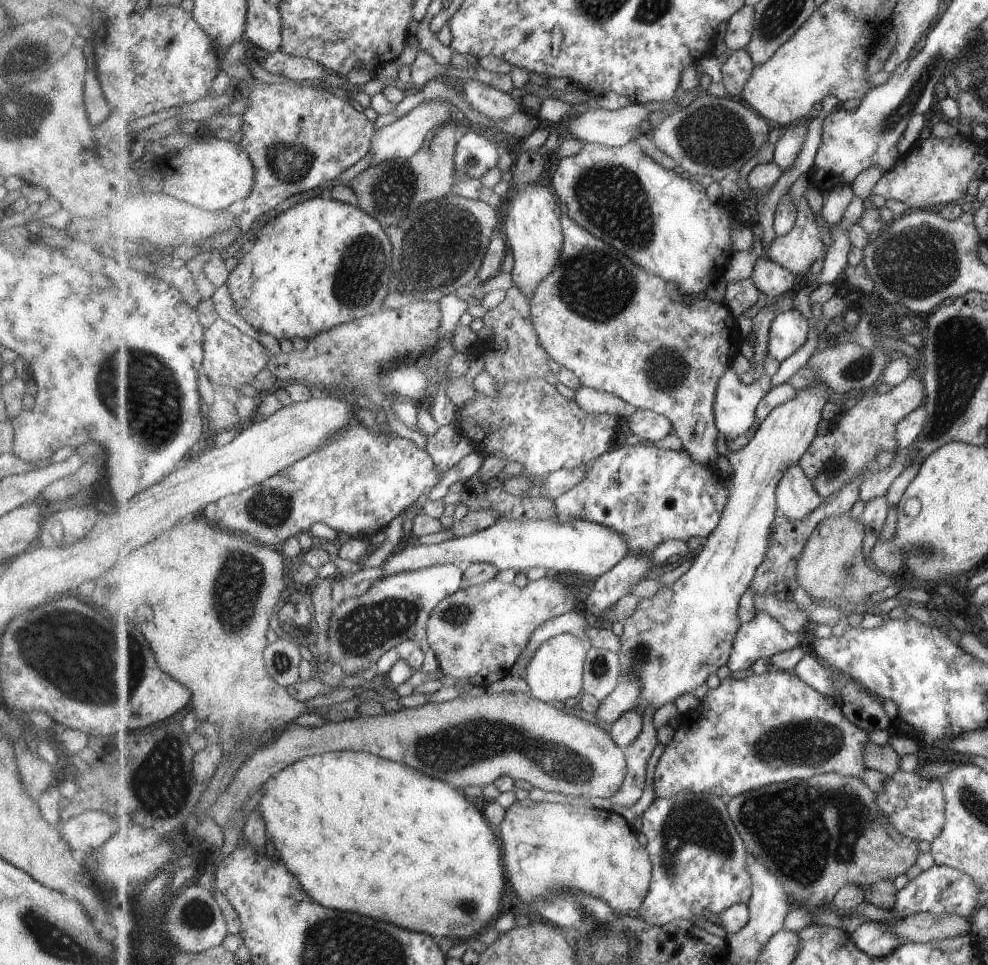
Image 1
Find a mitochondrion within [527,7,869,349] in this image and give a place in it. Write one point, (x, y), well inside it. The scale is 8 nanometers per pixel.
(611, 200)

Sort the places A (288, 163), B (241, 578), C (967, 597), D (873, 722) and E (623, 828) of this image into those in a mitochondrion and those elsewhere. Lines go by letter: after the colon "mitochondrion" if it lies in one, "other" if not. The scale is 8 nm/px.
A: mitochondrion
B: mitochondrion
C: other
D: other
E: other

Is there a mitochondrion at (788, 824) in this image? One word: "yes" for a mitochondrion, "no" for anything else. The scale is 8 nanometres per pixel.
yes

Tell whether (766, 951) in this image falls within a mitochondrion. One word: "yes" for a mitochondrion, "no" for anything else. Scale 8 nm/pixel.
no

